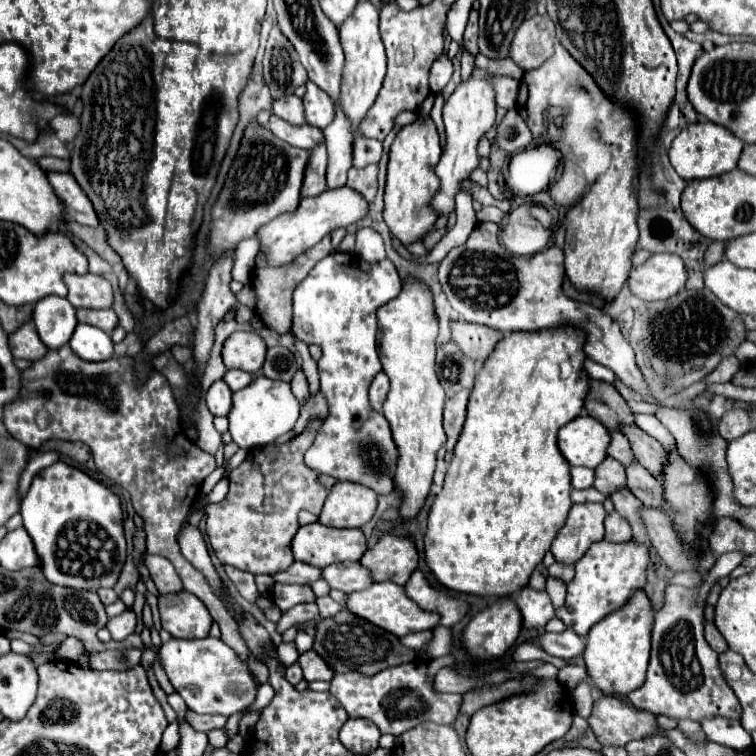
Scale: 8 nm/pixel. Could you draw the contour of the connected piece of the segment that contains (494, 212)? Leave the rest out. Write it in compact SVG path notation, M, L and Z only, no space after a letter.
M485 206L476 213L478 223L494 222L497 224L504 221L505 213L495 206Z

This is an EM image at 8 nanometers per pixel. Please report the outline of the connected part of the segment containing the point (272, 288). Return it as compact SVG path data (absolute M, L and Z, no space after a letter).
M324 237L316 247L310 247L310 251L304 251L304 255L296 257L296 263L288 263L284 267L268 267L268 263L260 263L260 257L256 257L256 269L252 275L252 285L258 297L256 303L256 315L262 319L262 323L276 331L276 333L288 333L292 329L292 293L296 285L308 275L308 271L326 255L330 255L334 249L330 245L330 237Z

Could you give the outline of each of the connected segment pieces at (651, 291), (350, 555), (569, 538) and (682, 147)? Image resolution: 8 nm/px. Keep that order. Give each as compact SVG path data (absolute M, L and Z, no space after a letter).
M660 253L650 255L638 267L630 269L628 289L642 301L660 301L676 295L688 279L686 267L678 255Z
M316 521L298 529L292 551L298 561L320 561L314 567L322 569L328 561L358 561L366 551L366 537L360 529L332 529Z
M600 503L572 505L564 529L552 543L552 555L562 565L576 565L588 547L604 539L606 511Z
M698 121L698 123L688 125L684 131L680 131L680 135L674 139L668 155L670 155L670 163L676 169L676 173L684 181L692 181L692 179L716 177L716 175L736 169L742 147L744 147L744 143L740 139L736 139L736 135L732 135L732 131L720 127L712 121Z

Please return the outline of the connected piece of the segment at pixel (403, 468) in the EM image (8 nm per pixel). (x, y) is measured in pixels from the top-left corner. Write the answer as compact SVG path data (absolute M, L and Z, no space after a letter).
M408 277L400 297L378 309L378 327L380 361L384 373L390 377L390 393L384 401L382 413L390 423L392 439L398 449L396 475L392 479L402 495L400 521L406 523L416 519L424 507L436 469L436 451L446 443L446 433L442 429L442 409L446 397L434 369L438 319L434 315L430 289L422 281Z

